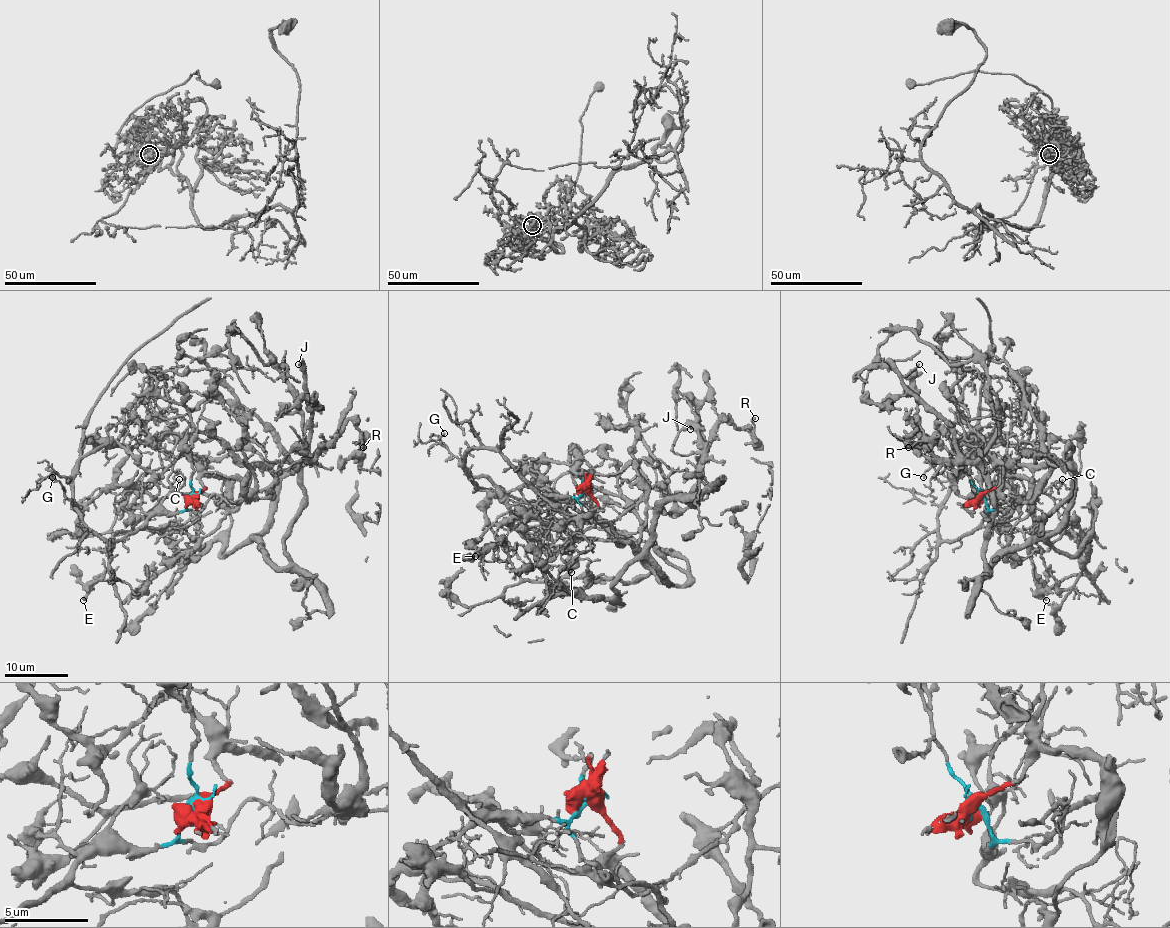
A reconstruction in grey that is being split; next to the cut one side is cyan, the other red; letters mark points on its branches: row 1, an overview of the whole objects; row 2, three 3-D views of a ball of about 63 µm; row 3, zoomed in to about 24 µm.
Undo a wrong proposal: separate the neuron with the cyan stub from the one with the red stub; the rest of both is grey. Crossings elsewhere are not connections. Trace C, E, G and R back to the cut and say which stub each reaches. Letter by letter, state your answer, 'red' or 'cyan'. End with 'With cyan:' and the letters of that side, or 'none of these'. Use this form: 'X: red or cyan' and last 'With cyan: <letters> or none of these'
C: cyan
E: red
G: cyan
R: red
With cyan: C, G

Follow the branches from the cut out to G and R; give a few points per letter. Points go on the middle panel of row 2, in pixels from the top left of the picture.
G: (583, 491), (575, 498), (542, 496), (499, 451), (472, 448), (461, 463), (442, 442), (440, 437), (445, 434)
R: (585, 491), (668, 582), (652, 518), (695, 502), (715, 428), (752, 432), (755, 418)

